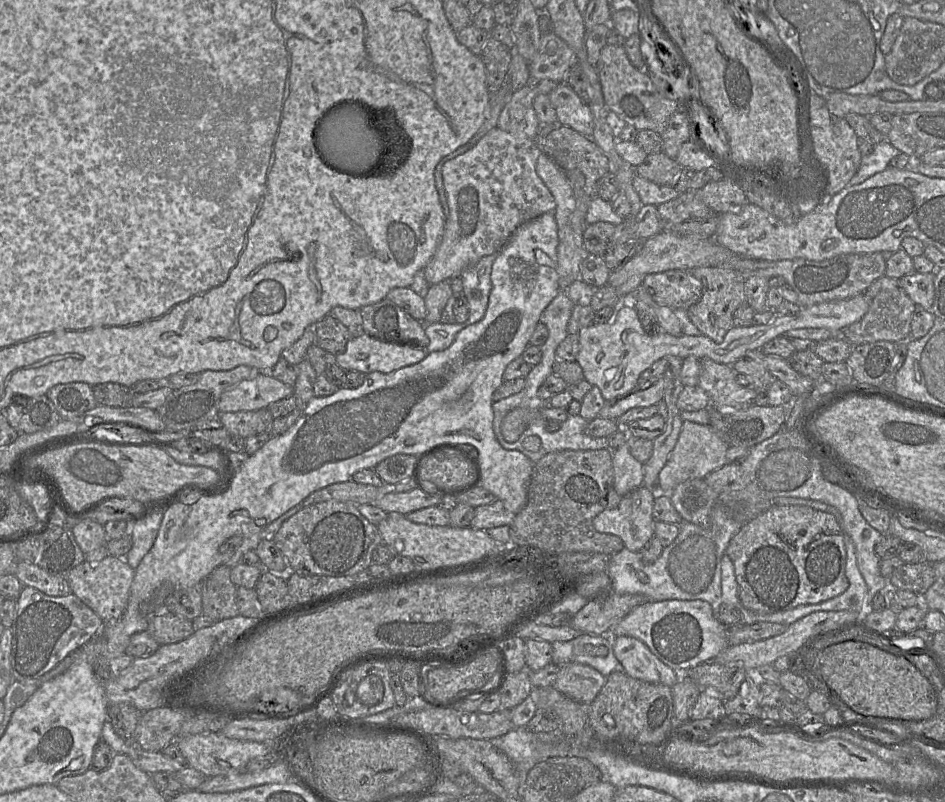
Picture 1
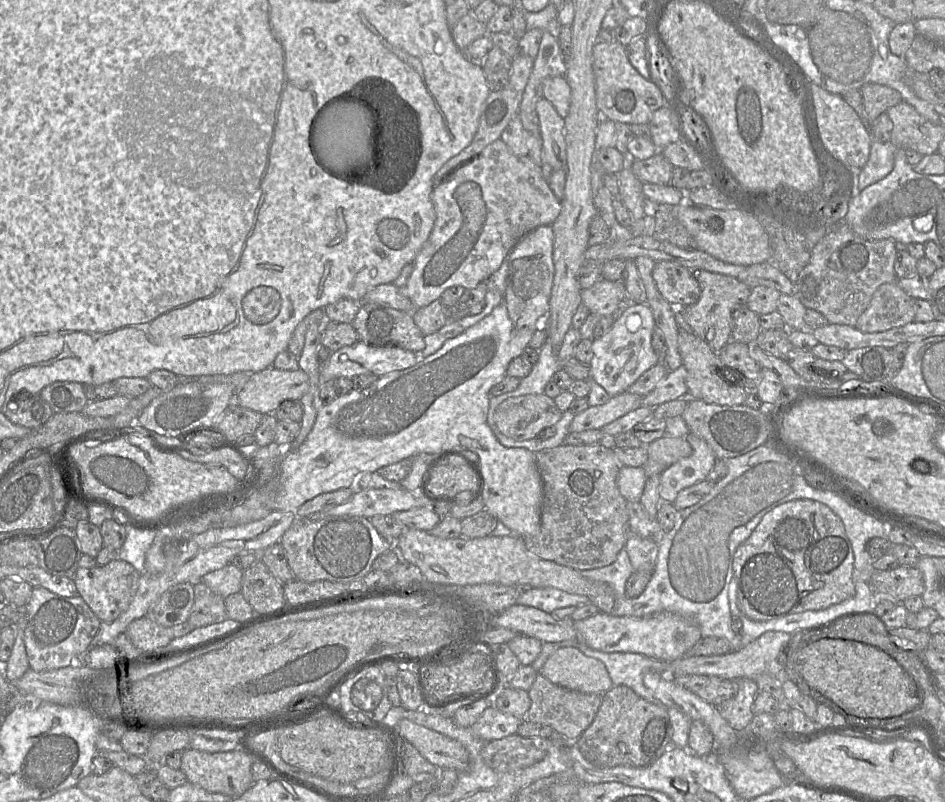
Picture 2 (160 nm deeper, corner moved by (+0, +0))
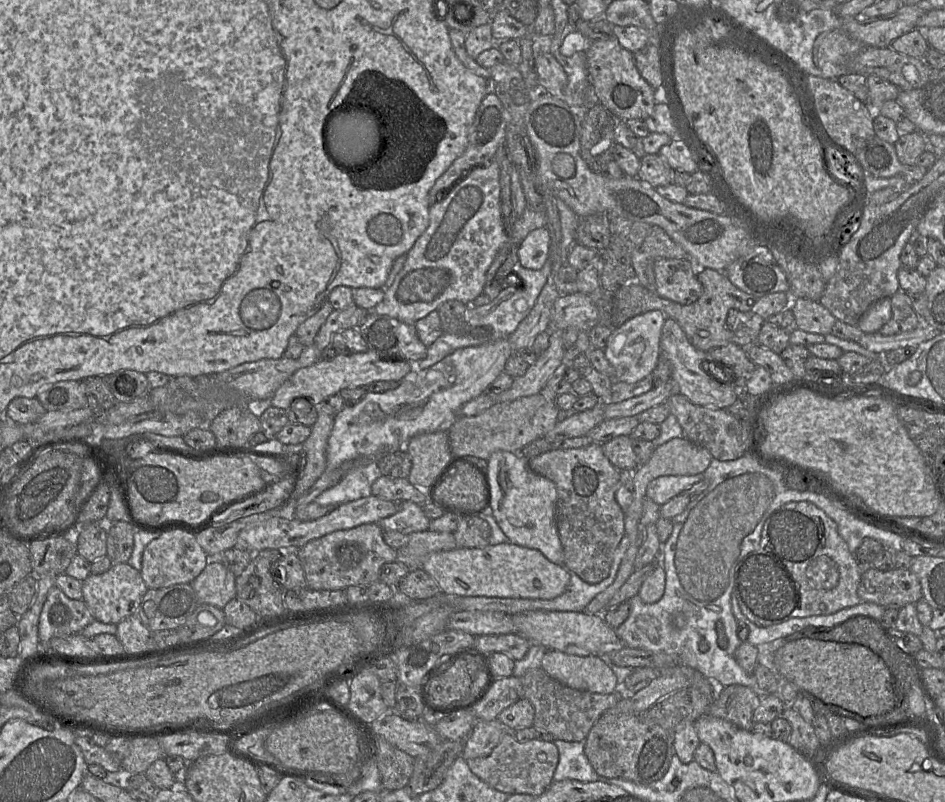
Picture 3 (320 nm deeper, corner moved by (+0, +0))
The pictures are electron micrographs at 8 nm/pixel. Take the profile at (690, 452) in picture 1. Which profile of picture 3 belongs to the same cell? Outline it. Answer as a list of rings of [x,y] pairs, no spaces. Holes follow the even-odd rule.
[[[703,473],[691,476],[661,476],[648,484],[646,498],[662,506],[701,480]]]

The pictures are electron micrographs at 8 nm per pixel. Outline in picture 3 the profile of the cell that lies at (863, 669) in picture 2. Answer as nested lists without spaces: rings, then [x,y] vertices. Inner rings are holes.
[[[797,639],[776,651],[774,663],[781,676],[799,690],[862,717],[888,713],[899,702],[899,693],[888,666],[877,654],[860,644]]]

